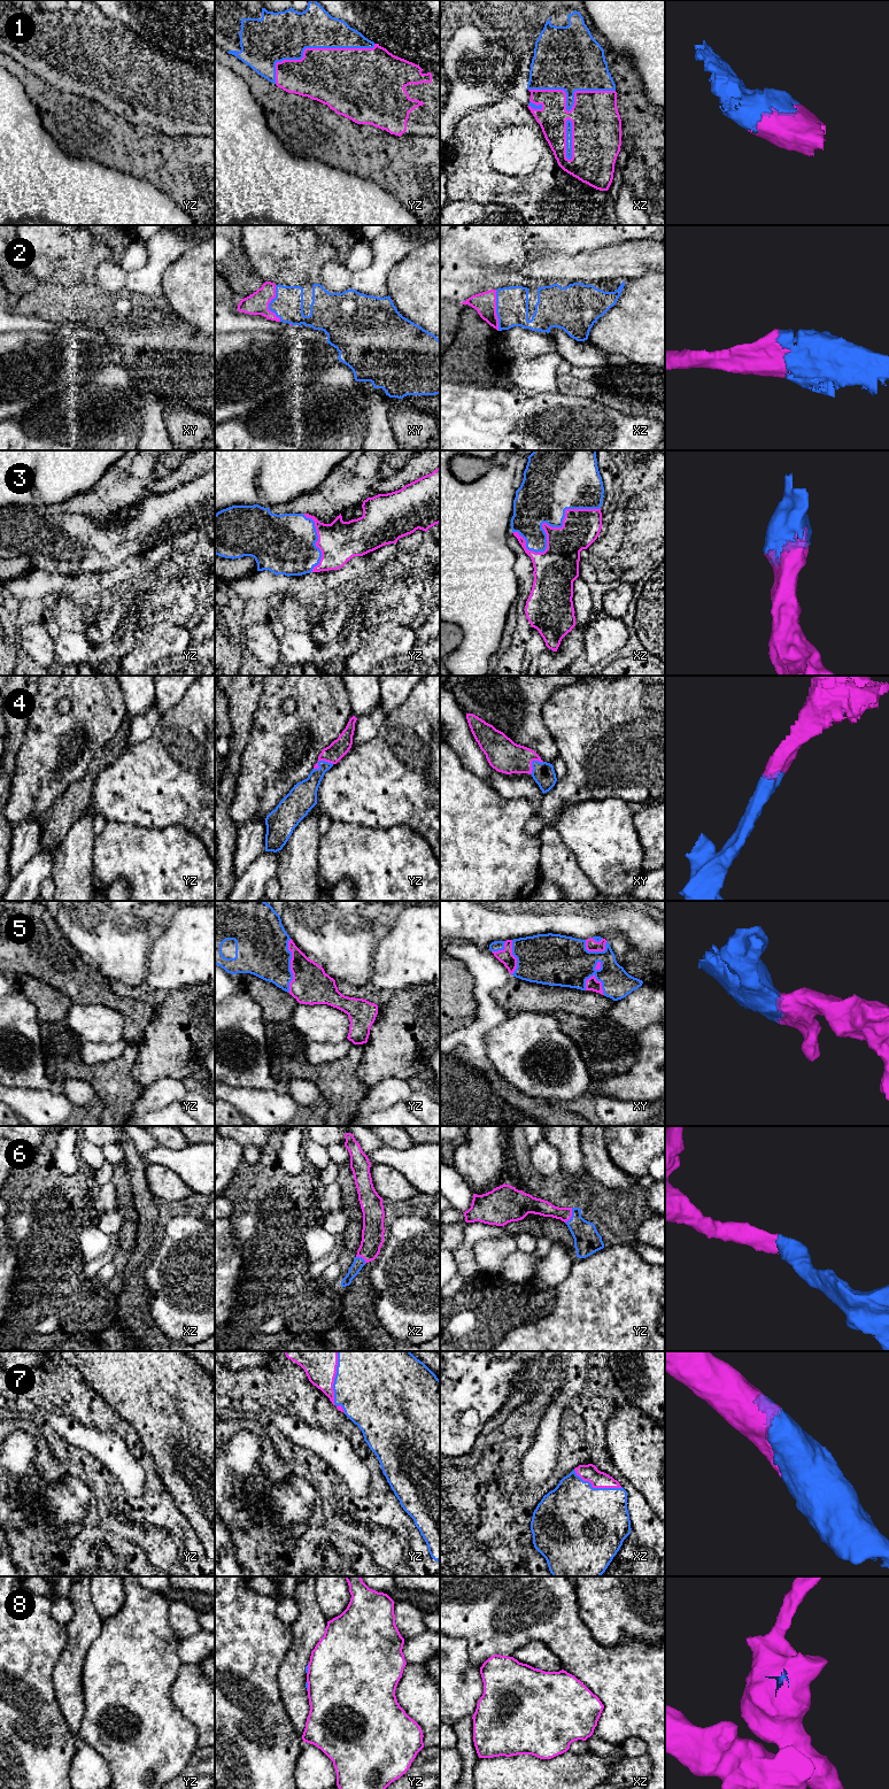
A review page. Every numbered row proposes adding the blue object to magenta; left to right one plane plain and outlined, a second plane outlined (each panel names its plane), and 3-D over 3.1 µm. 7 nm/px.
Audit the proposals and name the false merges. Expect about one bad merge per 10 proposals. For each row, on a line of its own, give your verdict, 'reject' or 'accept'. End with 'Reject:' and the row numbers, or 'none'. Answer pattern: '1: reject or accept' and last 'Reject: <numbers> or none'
1: accept
2: accept
3: accept
4: accept
5: accept
6: accept
7: accept
8: reject
Reject: 8

